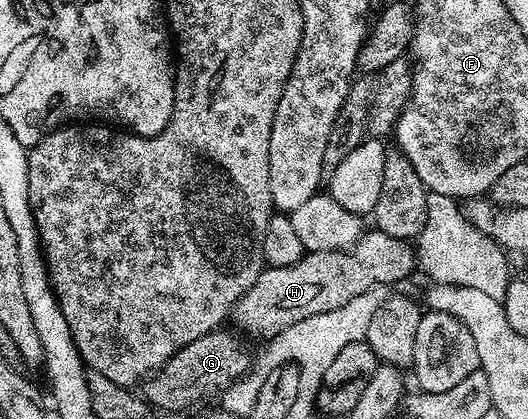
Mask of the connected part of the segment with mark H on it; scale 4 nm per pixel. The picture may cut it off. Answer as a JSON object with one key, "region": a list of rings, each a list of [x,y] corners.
{"region":[[[376,230],[366,231],[353,243],[351,250],[306,252],[295,266],[266,267],[259,278],[255,278],[247,294],[239,298],[231,320],[238,324],[238,329],[246,328],[254,332],[261,342],[268,342],[273,336],[290,331],[295,322],[311,318],[311,314],[347,306],[347,302],[351,302],[351,298],[359,298],[363,290],[390,286],[407,279],[417,267],[417,253],[410,241],[391,238],[391,234]]]}

